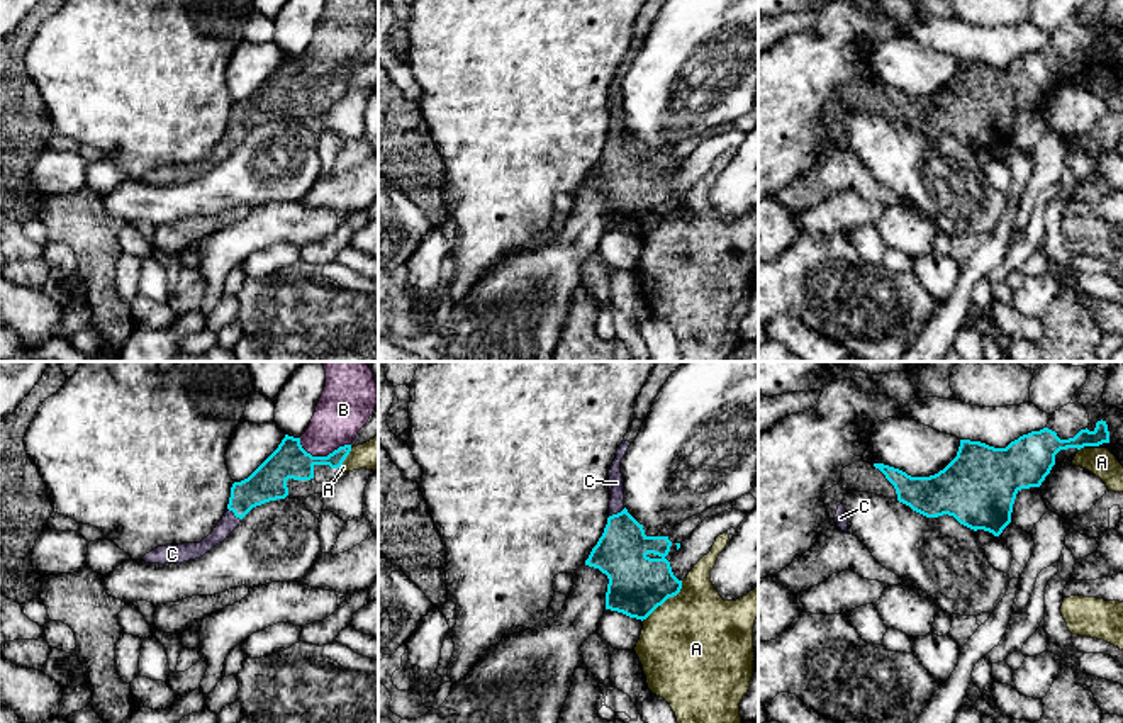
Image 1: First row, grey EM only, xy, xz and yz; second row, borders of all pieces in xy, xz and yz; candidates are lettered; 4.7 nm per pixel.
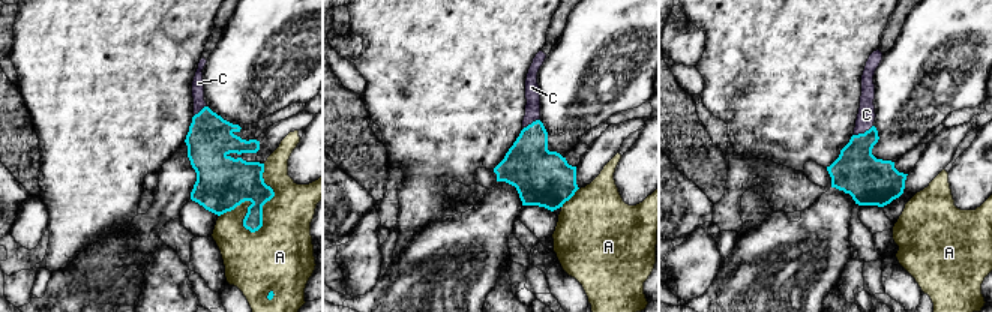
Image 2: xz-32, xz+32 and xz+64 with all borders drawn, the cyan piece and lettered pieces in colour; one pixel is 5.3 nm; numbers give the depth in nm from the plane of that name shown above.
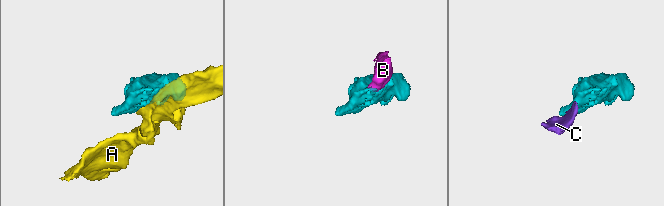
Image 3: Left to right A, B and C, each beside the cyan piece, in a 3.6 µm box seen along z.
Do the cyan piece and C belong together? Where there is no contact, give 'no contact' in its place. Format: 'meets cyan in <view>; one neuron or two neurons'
meets cyan in xz; one neuron

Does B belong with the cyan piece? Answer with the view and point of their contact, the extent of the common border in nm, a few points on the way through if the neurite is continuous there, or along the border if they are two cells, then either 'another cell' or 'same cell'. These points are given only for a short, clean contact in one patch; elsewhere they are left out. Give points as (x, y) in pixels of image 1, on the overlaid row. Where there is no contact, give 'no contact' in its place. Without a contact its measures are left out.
meets cyan in xy at (323, 457); contact 260 nm long; another cell

